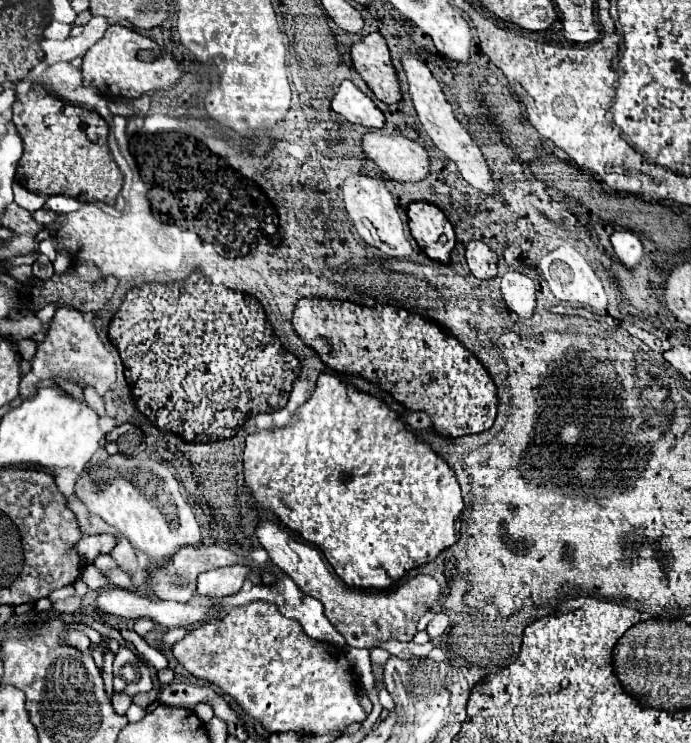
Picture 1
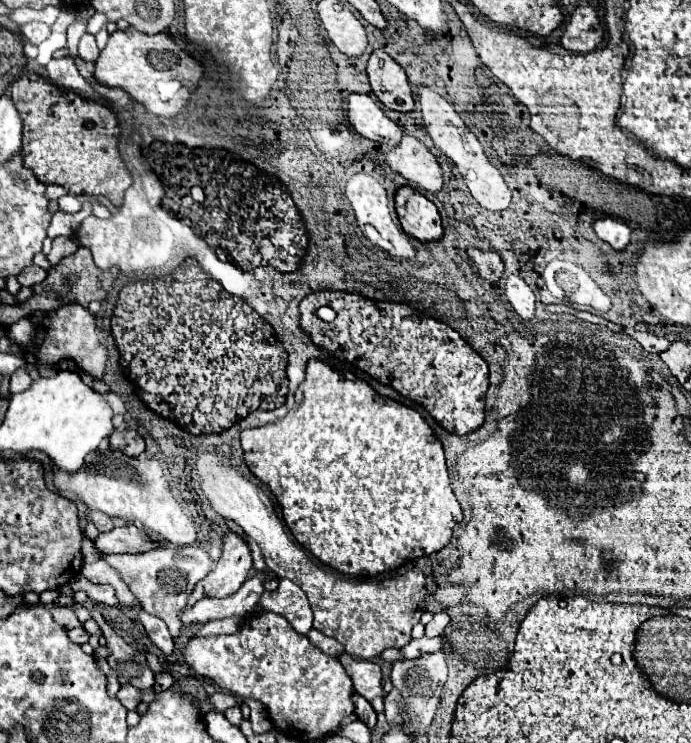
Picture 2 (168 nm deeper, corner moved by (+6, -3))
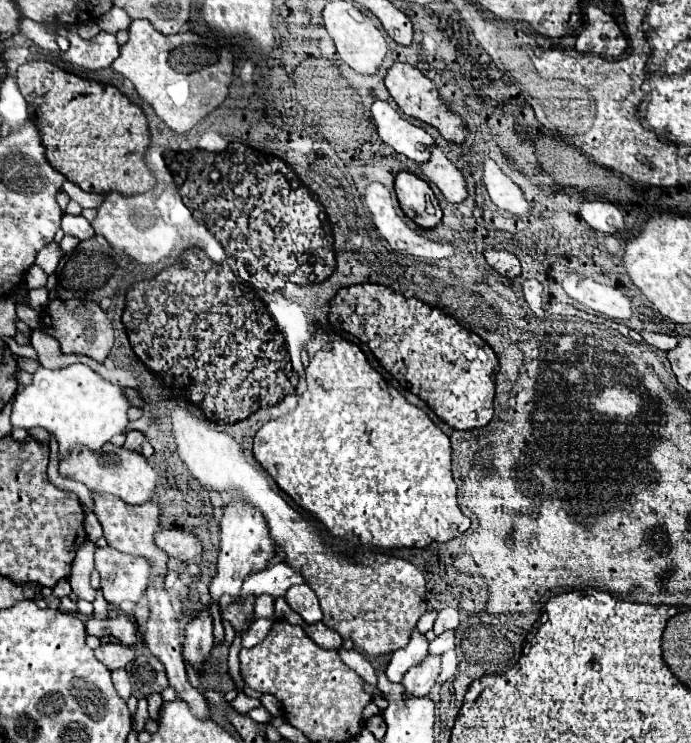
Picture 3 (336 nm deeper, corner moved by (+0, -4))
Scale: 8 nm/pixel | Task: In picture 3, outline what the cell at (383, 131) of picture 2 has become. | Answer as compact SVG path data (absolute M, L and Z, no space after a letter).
M376 100L370 112L378 126L382 142L386 142L398 154L404 154L410 160L430 160L430 146L434 146L436 142L424 128L410 124L398 110L394 110L388 102L382 100Z

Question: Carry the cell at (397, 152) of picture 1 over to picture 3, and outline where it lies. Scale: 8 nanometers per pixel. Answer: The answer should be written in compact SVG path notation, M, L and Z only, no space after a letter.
M430 148L432 158L426 164L420 164L422 174L434 182L440 192L446 196L448 202L464 202L468 198L468 190L466 190L466 178L462 176L462 172L446 158L446 154L440 148Z

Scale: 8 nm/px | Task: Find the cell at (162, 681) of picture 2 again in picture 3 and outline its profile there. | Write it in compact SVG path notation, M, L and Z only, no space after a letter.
M154 693L147 697L149 717L154 721L158 721L160 708L163 700L160 693Z

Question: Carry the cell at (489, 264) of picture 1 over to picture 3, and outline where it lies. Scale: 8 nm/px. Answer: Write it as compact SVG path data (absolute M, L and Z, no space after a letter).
M486 250L484 256L486 256L488 264L494 270L498 270L500 274L504 274L504 276L512 278L512 276L518 276L520 270L522 270L518 258L512 252L508 252L508 250Z

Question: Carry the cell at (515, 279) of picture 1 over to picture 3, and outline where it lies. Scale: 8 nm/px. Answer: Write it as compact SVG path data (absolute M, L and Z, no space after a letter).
M534 278L524 280L522 288L524 288L524 298L526 298L528 306L532 308L532 312L534 312L536 316L544 316L544 310L542 310L542 296L540 296L540 294L542 294L540 282L534 280Z

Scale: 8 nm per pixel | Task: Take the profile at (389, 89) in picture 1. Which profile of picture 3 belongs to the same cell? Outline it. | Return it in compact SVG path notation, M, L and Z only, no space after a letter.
M396 62L388 74L386 74L386 88L390 92L390 96L396 100L396 104L400 106L400 110L406 114L406 116L412 116L412 118L418 118L430 126L434 126L442 138L450 144L462 144L468 136L468 128L466 128L466 122L444 102L444 98L438 94L434 82L424 76L418 68L414 66L408 66L408 64L400 64Z

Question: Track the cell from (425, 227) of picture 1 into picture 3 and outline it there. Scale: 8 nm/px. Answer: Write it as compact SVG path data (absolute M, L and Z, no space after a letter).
M400 172L396 176L396 194L402 212L420 228L432 228L440 224L442 210L432 188L412 172Z

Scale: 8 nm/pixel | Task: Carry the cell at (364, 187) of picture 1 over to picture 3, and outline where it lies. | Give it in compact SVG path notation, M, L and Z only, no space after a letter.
M370 184L366 188L366 206L372 212L378 232L388 240L394 252L428 258L428 260L442 260L454 256L452 244L434 242L430 238L424 238L418 230L410 228L396 214L390 192L382 184Z

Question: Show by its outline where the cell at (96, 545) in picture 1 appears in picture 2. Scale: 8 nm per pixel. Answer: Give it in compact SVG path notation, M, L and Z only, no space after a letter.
M132 525L116 527L116 529L108 531L108 533L100 533L96 537L94 545L102 555L110 555L110 553L142 553L142 551L150 551L150 549L158 547L154 541L150 541L150 537L146 537L142 531L138 531Z

